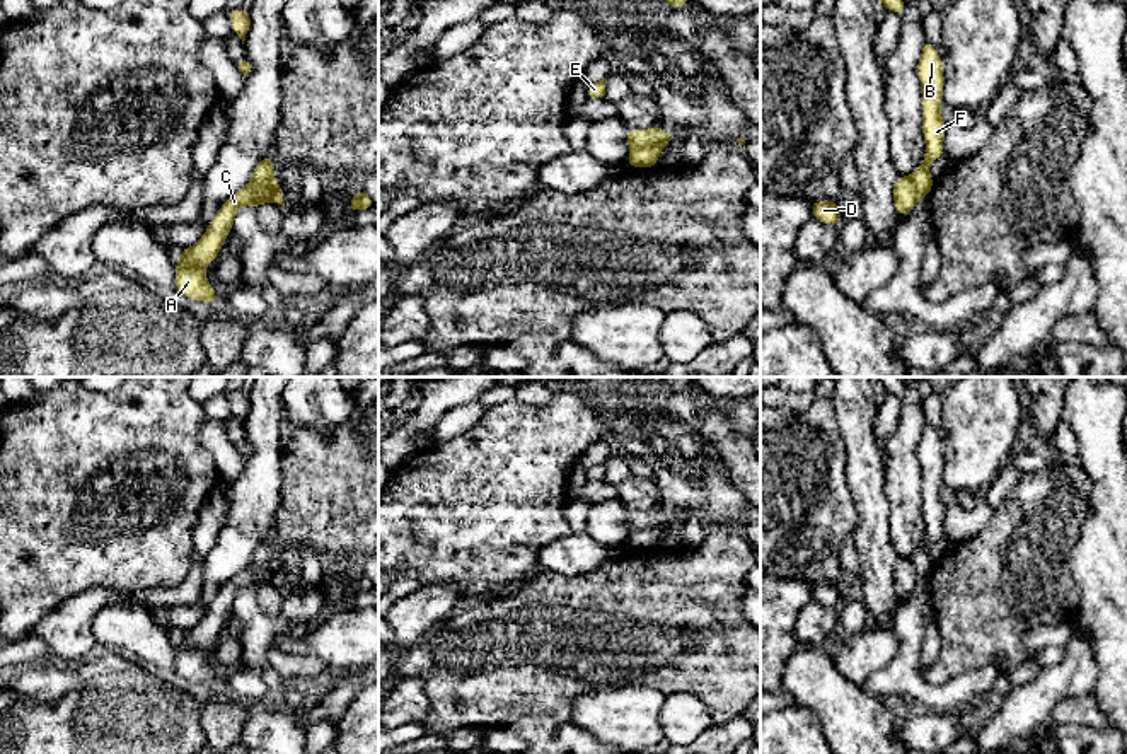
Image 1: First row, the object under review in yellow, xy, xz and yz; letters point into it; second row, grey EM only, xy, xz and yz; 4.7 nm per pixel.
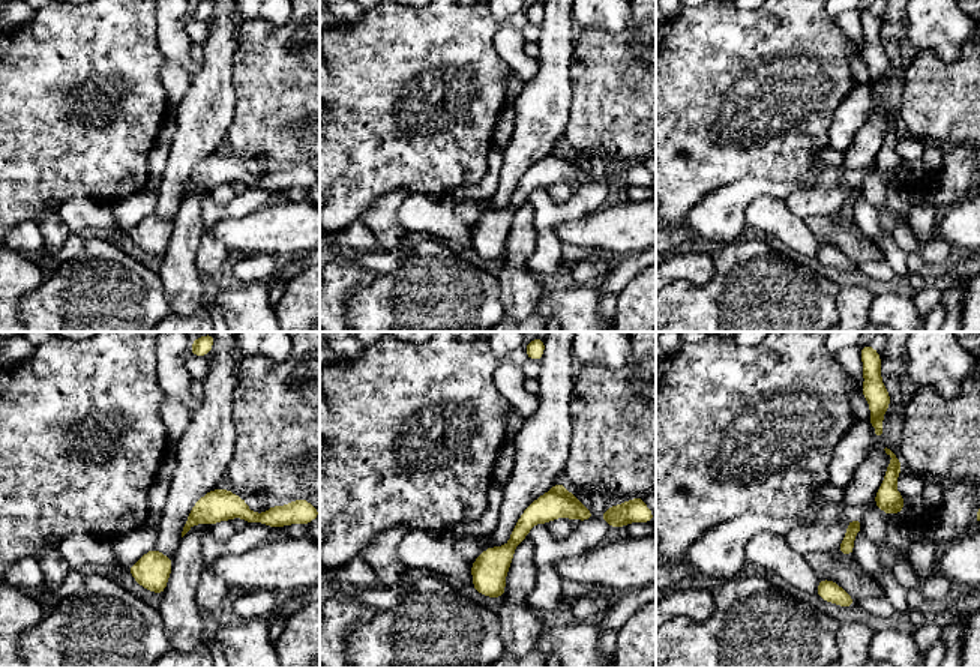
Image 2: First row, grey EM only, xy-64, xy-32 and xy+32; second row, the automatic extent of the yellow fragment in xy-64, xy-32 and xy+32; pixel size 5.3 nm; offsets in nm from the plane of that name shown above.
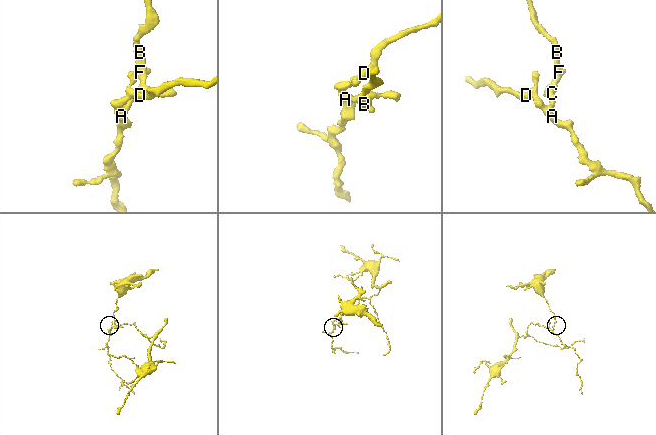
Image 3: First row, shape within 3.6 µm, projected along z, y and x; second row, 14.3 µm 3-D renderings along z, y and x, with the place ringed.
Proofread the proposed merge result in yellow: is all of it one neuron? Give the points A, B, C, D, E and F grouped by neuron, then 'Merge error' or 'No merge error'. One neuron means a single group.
Groups: A C D E / B F. Merge error

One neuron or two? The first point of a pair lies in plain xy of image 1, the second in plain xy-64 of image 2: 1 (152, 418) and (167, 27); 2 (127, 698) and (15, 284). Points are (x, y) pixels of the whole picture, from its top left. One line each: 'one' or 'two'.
1: two
2: two

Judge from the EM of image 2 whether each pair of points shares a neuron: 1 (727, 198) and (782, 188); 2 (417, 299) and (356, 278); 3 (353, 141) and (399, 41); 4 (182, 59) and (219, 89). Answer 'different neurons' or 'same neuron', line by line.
1: same neuron
2: different neurons
3: same neuron
4: different neurons

